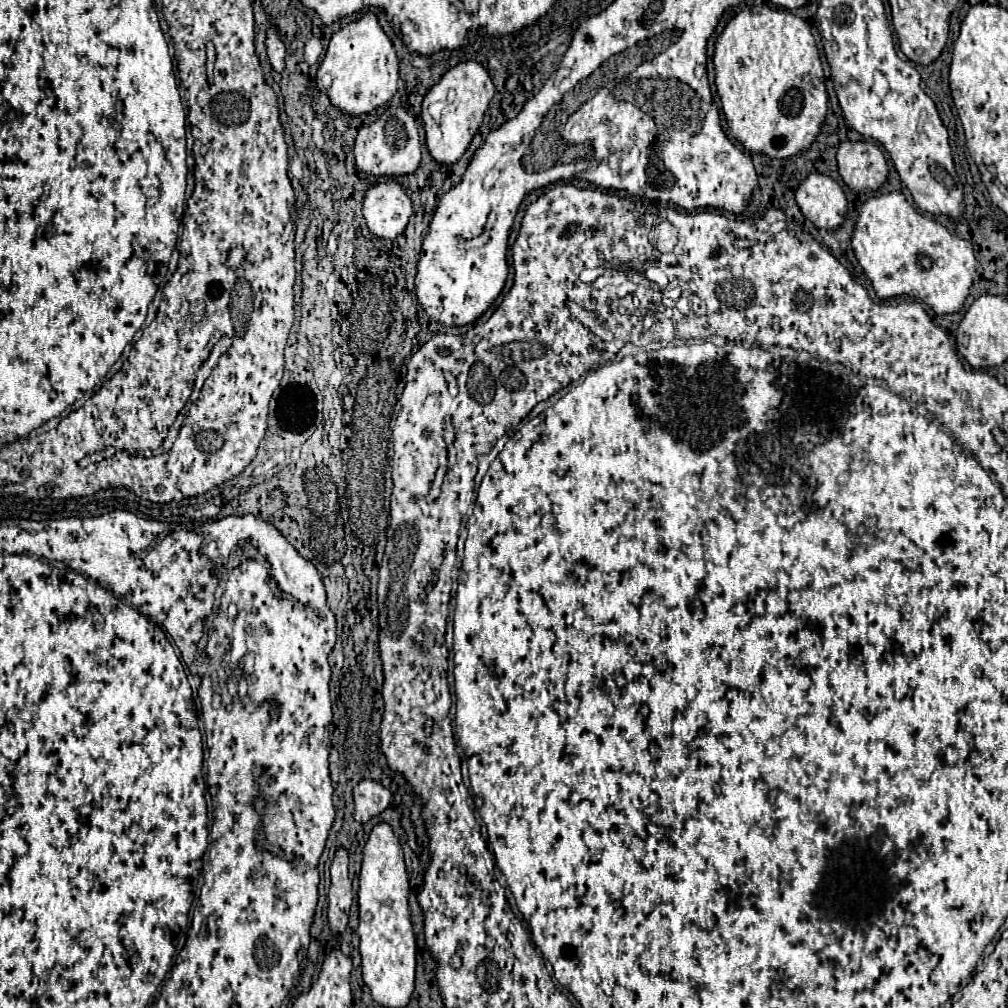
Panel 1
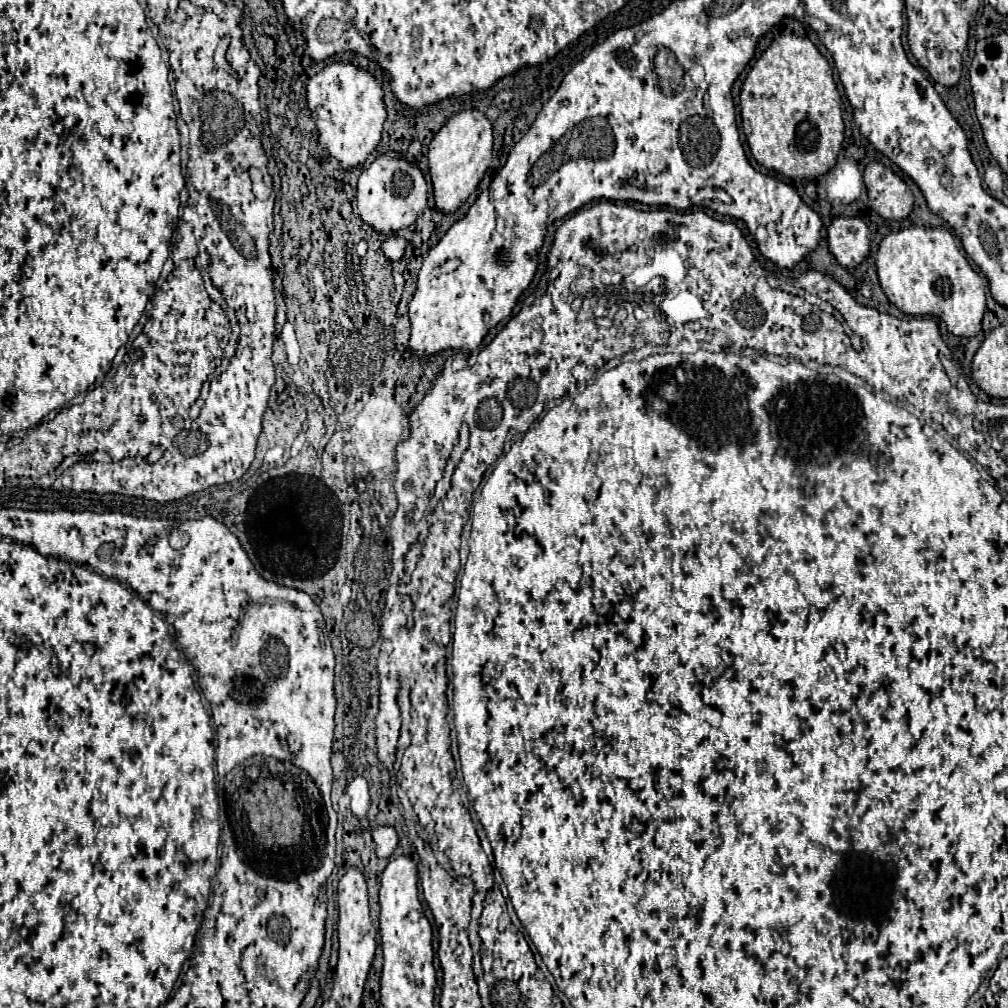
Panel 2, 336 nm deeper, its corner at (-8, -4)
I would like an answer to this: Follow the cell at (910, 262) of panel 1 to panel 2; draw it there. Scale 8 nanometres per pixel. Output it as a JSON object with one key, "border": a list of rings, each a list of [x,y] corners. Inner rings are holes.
{"border":[[[910,226],[884,236],[876,252],[876,272],[884,294],[898,310],[912,316],[938,316],[954,336],[976,336],[980,332],[986,286],[946,228]]]}

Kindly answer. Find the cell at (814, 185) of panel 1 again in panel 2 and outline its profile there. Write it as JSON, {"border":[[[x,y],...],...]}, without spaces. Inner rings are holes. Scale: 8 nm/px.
{"border":[[[836,216],[828,226],[828,246],[840,266],[858,266],[870,250],[868,226],[858,216]]]}

